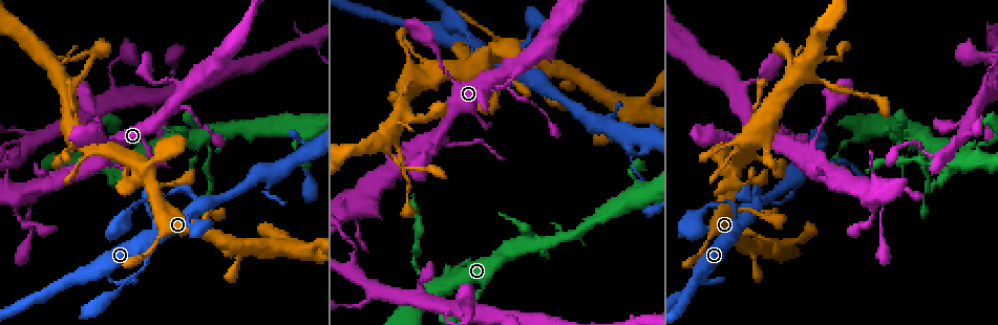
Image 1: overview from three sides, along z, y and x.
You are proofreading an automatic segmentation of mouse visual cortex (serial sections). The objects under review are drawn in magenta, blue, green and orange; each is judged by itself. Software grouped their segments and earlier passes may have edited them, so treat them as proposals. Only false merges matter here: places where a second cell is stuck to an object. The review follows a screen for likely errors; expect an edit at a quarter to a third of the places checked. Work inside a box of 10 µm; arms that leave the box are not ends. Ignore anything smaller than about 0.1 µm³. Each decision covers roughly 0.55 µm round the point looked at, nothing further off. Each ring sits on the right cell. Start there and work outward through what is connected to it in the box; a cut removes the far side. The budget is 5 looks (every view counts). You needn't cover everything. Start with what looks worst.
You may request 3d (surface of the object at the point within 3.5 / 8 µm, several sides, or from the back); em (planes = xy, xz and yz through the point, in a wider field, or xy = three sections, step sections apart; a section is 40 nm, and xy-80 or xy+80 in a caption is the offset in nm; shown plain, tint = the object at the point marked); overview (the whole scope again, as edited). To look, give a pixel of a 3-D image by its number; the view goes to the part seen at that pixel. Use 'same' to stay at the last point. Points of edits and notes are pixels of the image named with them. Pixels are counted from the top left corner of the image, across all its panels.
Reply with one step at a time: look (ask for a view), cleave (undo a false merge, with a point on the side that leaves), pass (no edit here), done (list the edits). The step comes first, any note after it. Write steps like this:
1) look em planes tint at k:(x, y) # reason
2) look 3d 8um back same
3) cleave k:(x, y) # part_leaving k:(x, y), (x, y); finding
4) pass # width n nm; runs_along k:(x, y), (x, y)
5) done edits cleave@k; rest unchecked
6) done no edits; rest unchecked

look 3d 3.5um at 1:(157, 235) # three-way junction

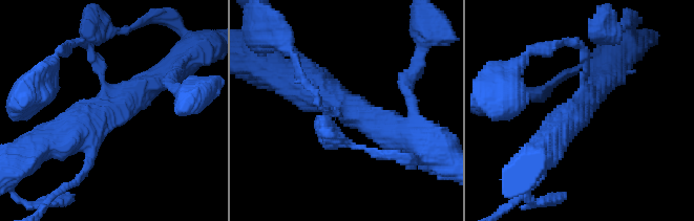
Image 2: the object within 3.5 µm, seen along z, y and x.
look em xy step 5 tint at 2:(114, 109) # arms 3; arm_widths 150, 400, 500 nm; shape alone is not enough

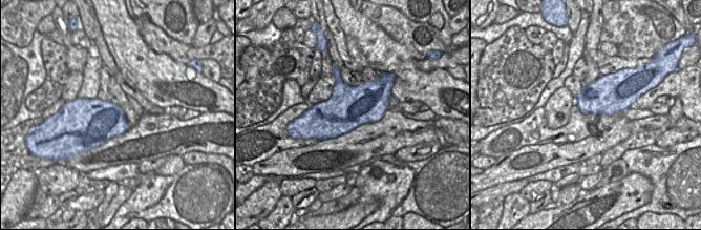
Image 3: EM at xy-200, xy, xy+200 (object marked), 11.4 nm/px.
pass # runs_along 2:(58, 138), (168, 71); one cell here

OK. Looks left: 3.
look 3d 3.5um at 1:(394, 135) # calibre changes

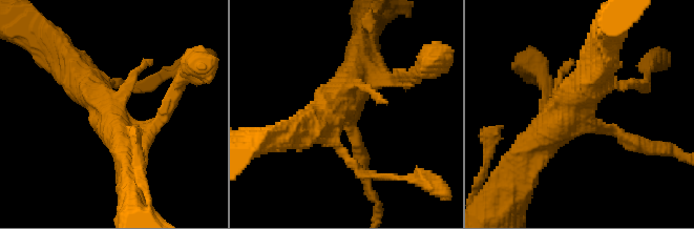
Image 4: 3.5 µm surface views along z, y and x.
look em xy step 2 tint at 4:(349, 114) # shape alone is not enough

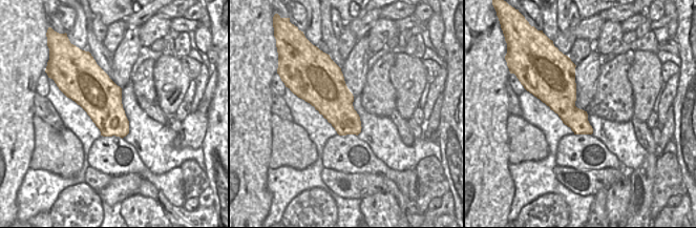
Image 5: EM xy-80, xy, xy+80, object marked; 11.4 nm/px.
pass # runs_along 4:(524, 162), (586, 91), (605, 59); one cell here

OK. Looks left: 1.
done no edits; rest unchecked

